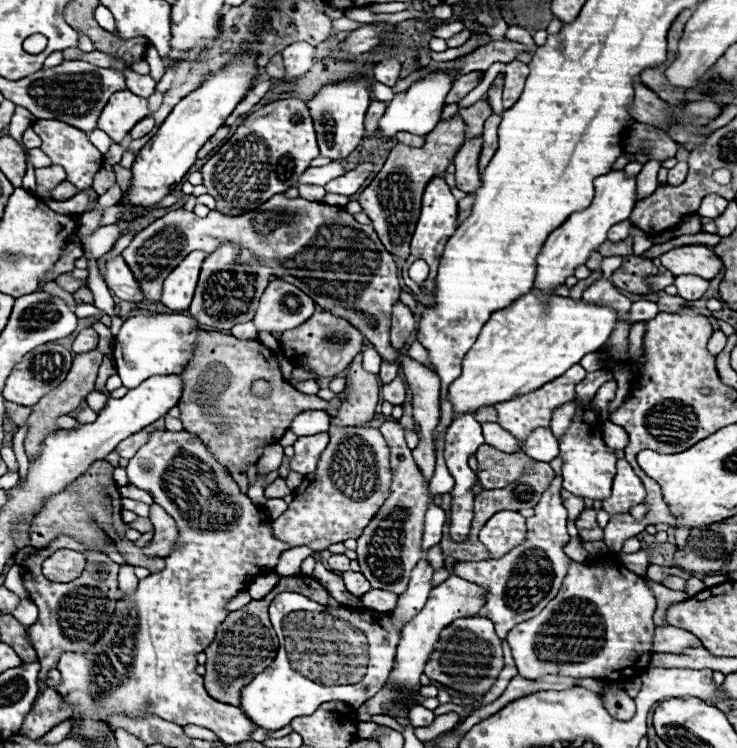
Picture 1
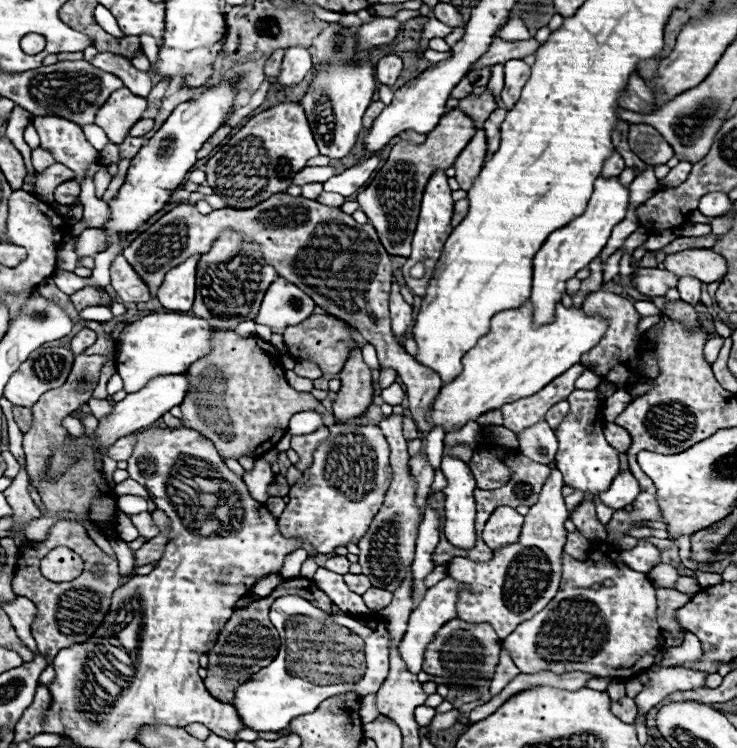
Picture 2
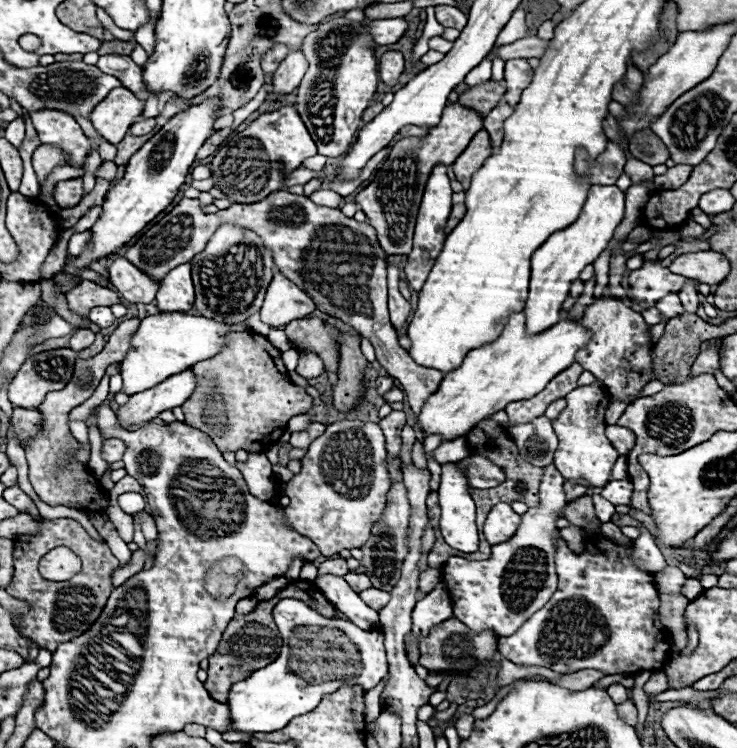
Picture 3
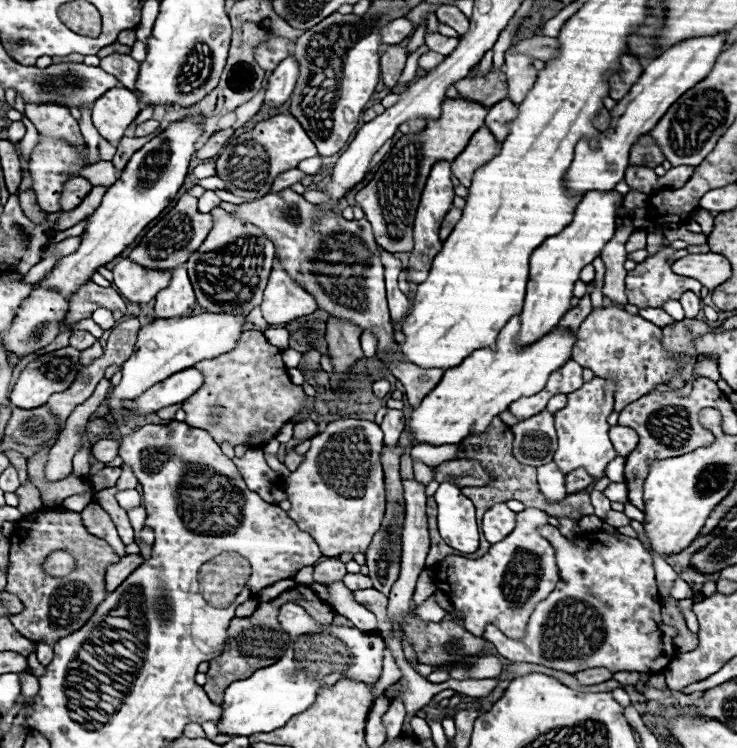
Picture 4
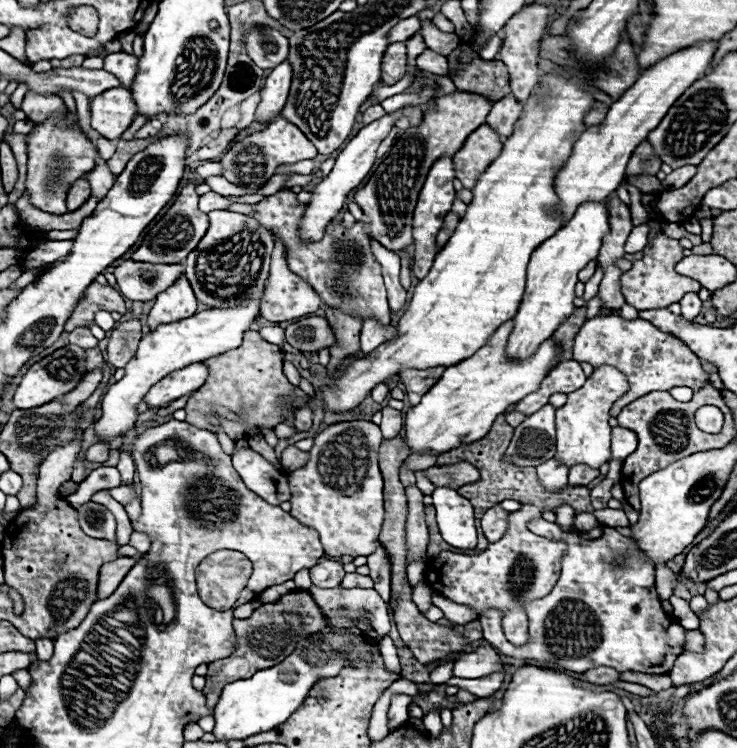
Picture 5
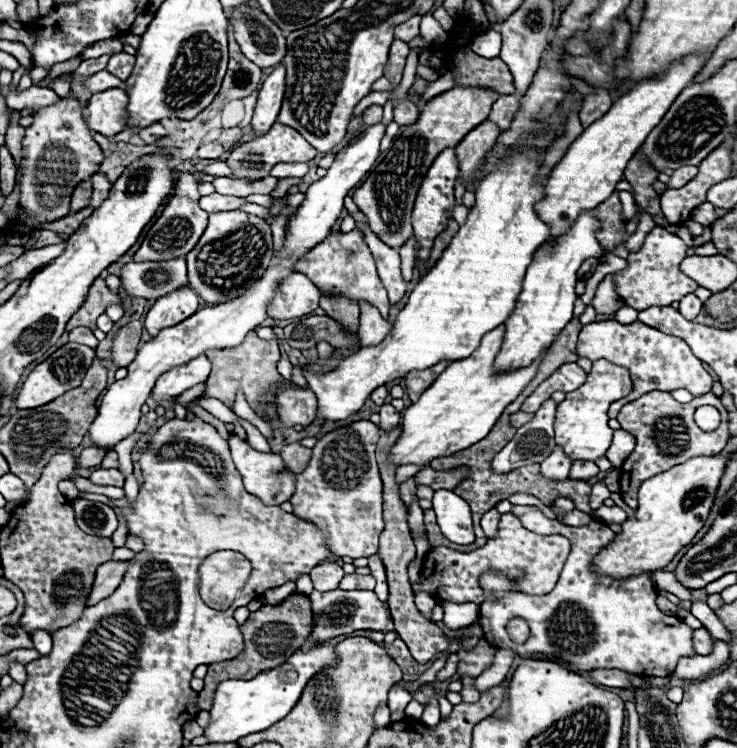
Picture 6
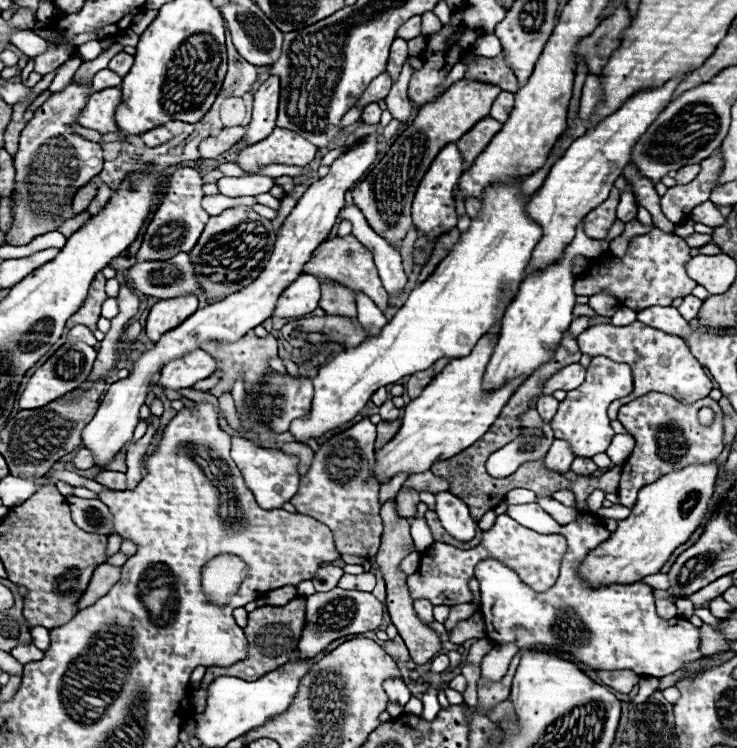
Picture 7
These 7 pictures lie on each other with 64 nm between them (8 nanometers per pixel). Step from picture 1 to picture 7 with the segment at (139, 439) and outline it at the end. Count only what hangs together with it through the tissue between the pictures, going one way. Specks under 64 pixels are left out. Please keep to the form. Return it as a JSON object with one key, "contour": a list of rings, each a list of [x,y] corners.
{"contour":[[[82,448],[82,450],[72,458],[72,464],[74,464],[76,468],[80,468],[80,470],[88,470],[88,468],[92,468],[96,462],[94,462],[94,458],[92,458],[92,452],[90,452],[88,448]]]}

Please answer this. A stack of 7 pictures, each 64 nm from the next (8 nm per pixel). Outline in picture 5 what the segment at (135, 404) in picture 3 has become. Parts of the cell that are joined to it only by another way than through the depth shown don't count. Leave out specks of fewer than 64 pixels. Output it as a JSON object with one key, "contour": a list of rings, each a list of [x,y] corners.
{"contour":[[[202,362],[190,364],[188,368],[180,368],[168,374],[164,380],[156,382],[148,390],[148,396],[144,396],[144,404],[148,408],[162,408],[186,394],[196,392],[206,382],[206,376],[208,376],[208,370],[204,368]]]}

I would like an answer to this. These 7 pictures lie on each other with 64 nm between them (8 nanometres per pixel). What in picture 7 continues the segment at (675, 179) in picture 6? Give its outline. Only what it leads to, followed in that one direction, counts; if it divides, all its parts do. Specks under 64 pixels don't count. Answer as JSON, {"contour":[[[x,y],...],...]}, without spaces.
{"contour":[[[698,164],[696,166],[684,166],[684,168],[680,168],[678,174],[676,174],[676,184],[682,186],[682,184],[692,182],[698,176],[698,172],[700,172],[700,166]]]}

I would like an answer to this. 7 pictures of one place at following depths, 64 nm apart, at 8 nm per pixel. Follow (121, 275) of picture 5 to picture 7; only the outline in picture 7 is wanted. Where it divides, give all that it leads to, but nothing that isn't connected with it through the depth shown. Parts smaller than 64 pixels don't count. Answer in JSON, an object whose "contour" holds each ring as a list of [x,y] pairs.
{"contour":[[[176,254],[170,260],[138,262],[128,268],[128,286],[144,296],[164,298],[180,294],[202,294],[196,284],[188,254]]]}

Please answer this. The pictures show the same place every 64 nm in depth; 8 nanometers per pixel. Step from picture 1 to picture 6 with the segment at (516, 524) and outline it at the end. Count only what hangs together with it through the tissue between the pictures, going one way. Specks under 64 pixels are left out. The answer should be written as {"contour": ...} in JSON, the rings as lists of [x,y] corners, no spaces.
{"contour":[[[492,508],[490,512],[486,512],[482,516],[482,530],[488,538],[496,538],[496,532],[498,532],[498,524],[500,524],[500,512],[496,508]]]}

